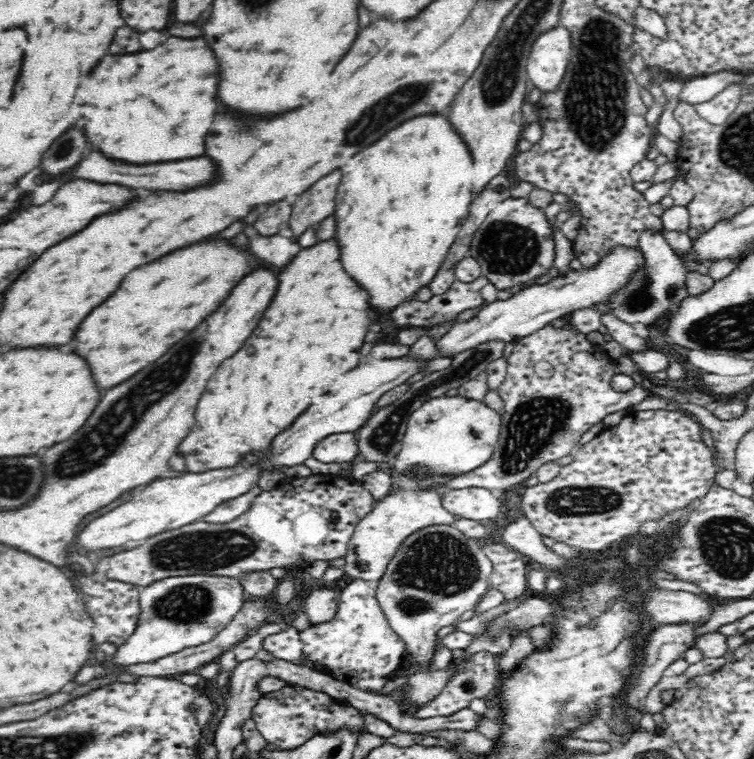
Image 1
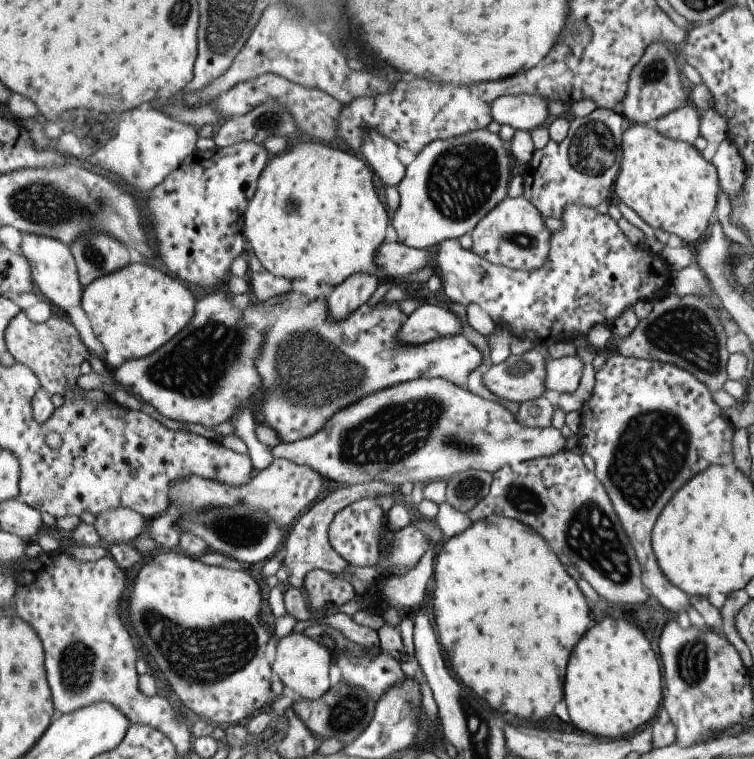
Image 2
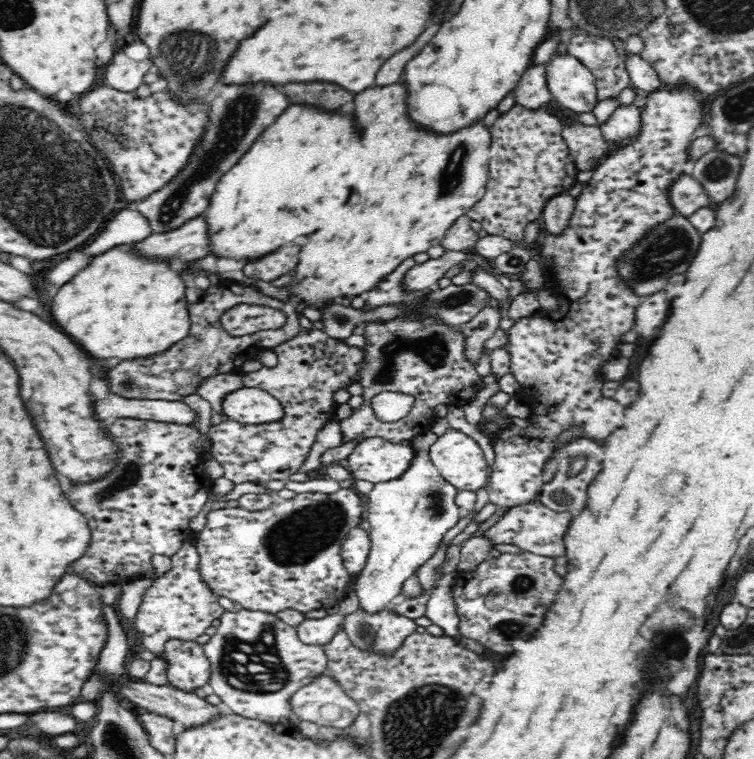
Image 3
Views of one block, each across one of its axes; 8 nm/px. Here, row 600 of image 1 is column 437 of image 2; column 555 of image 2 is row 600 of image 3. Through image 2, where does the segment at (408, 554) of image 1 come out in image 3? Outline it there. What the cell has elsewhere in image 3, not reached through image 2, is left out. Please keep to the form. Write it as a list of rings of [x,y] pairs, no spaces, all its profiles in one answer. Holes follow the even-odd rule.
[[[458,571],[445,573],[432,590],[431,598],[428,601],[425,616],[443,630],[443,636],[448,636],[459,641],[462,637],[460,632],[460,619],[455,609],[452,598],[454,581],[458,578]]]

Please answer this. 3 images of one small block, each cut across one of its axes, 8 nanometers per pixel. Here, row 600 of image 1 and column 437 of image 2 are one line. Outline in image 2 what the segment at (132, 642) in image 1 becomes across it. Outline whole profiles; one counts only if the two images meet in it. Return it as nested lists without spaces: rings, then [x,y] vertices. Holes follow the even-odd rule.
[[[477,129],[467,132],[450,139],[435,139],[431,141],[425,148],[422,148],[417,154],[416,158],[405,167],[403,178],[401,182],[396,186],[398,194],[398,205],[394,210],[391,218],[391,226],[395,231],[395,241],[404,244],[408,247],[414,248],[431,248],[436,246],[445,239],[457,239],[459,236],[463,236],[465,233],[469,233],[473,230],[473,227],[482,219],[496,204],[499,204],[506,197],[506,186],[512,176],[512,167],[509,165],[509,156],[503,148],[502,141],[487,129]]]

